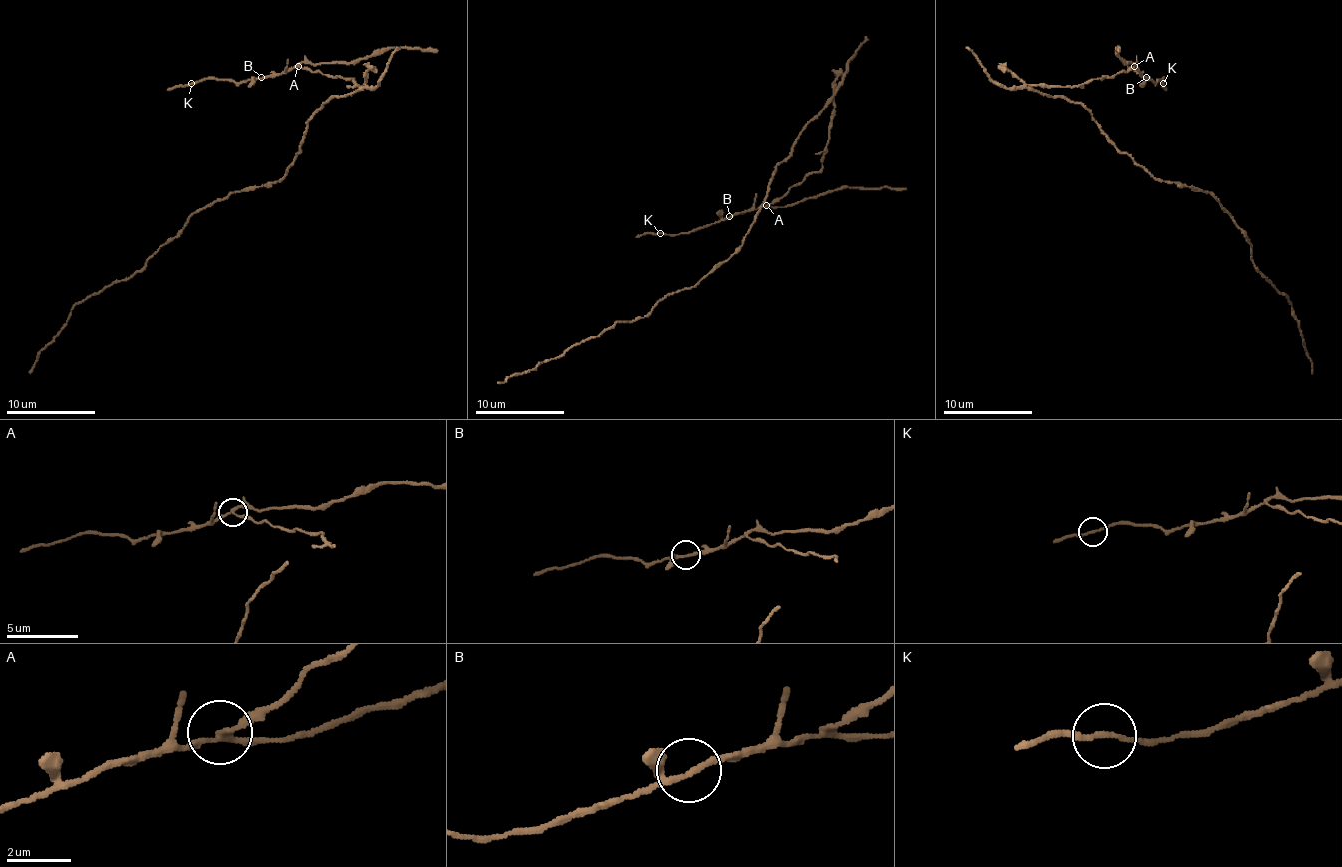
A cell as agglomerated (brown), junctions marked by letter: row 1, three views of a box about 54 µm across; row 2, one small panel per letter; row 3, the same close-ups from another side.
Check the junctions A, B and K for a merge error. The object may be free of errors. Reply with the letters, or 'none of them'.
A

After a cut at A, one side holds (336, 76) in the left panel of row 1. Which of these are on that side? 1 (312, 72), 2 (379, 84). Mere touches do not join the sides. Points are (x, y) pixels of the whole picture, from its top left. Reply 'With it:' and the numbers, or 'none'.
With it: 1, 2

